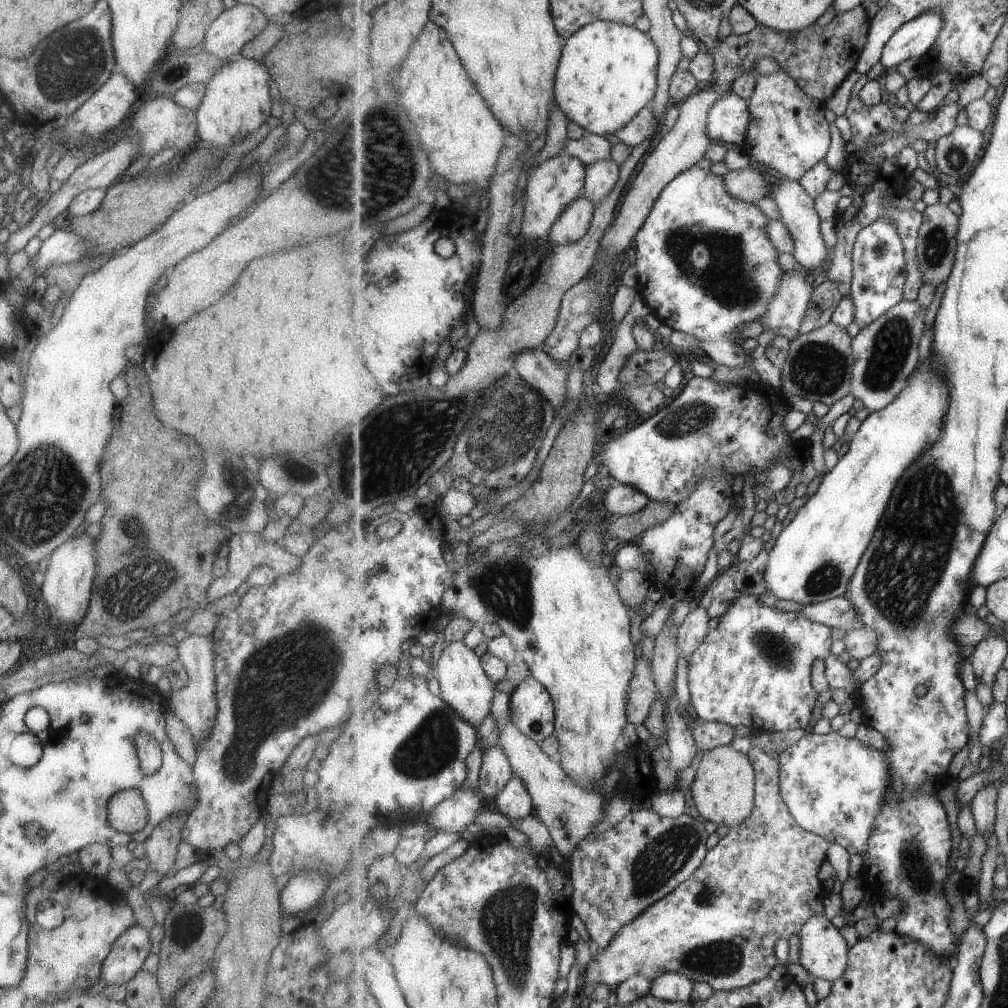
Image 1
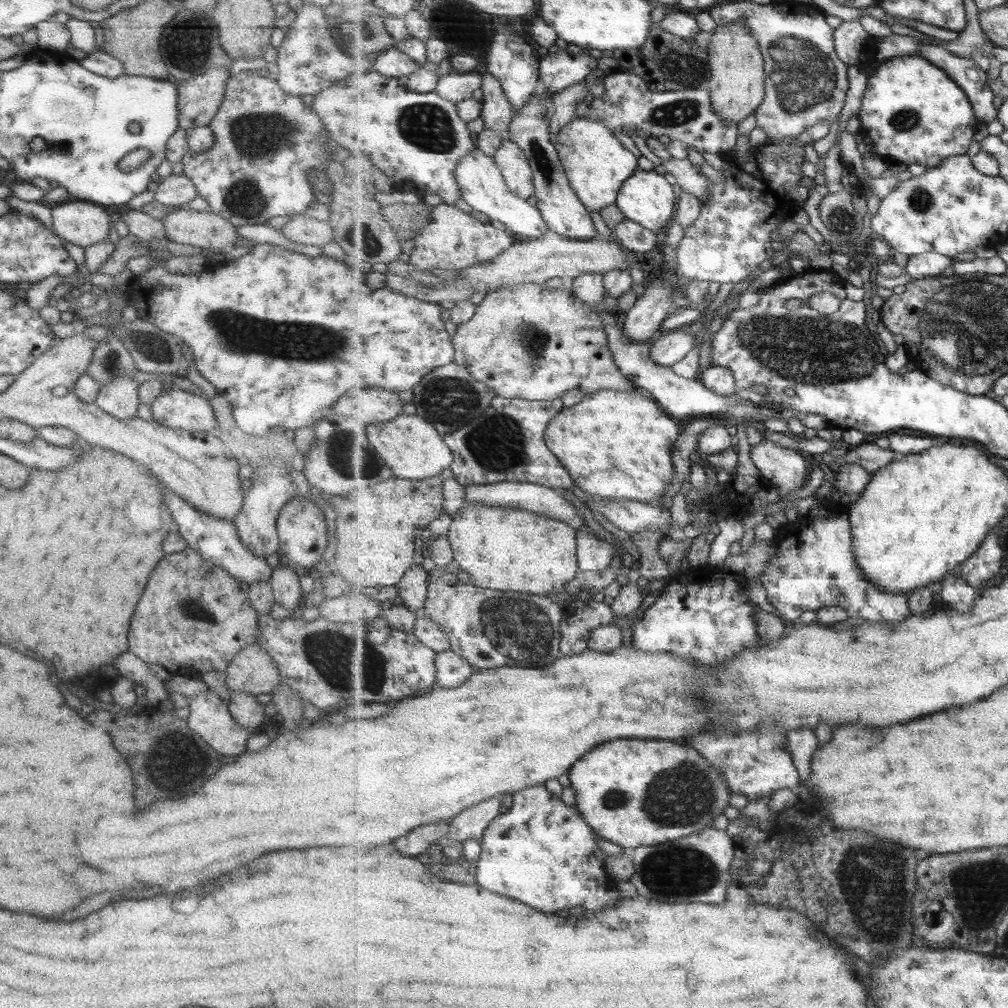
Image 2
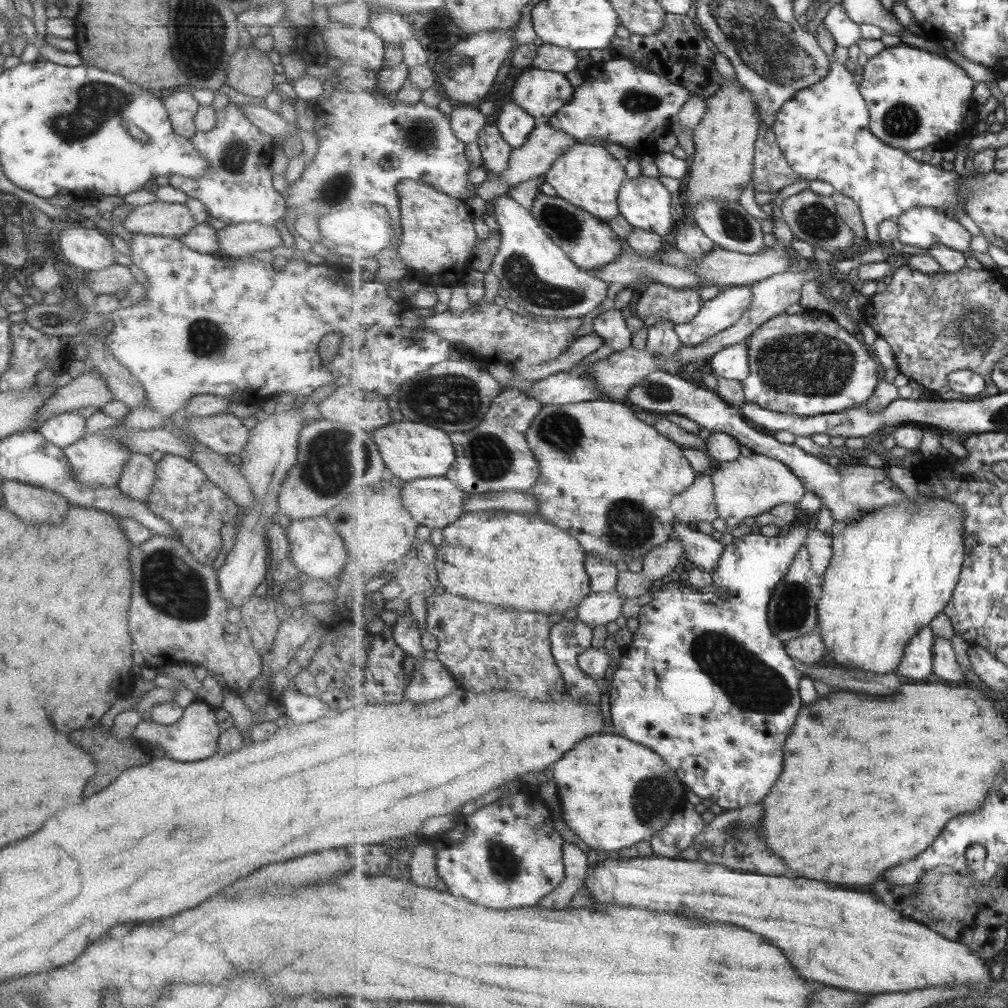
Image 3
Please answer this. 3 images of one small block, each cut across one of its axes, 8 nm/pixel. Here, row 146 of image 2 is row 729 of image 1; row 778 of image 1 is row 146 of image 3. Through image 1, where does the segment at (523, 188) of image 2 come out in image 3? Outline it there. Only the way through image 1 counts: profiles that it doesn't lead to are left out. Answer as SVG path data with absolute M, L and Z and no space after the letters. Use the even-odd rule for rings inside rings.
M549 124L540 126L530 135L522 148L513 149L509 168L503 174L497 177L488 177L481 184L477 185L477 191L479 191L477 192L477 197L490 202L497 197L509 195L511 189L517 184L546 175L552 169L554 162L559 160L566 152L569 152L572 146L575 146L577 143L577 138L571 134L565 134L563 130L555 130Z

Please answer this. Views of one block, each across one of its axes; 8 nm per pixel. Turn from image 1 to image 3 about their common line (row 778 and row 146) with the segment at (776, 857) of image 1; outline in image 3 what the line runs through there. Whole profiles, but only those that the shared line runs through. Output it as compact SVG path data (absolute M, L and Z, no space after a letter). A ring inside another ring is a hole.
M761 121L756 140L756 168L753 185L755 192L779 193L783 188L801 182L802 176L793 170L792 164L785 158L774 130L769 130Z

